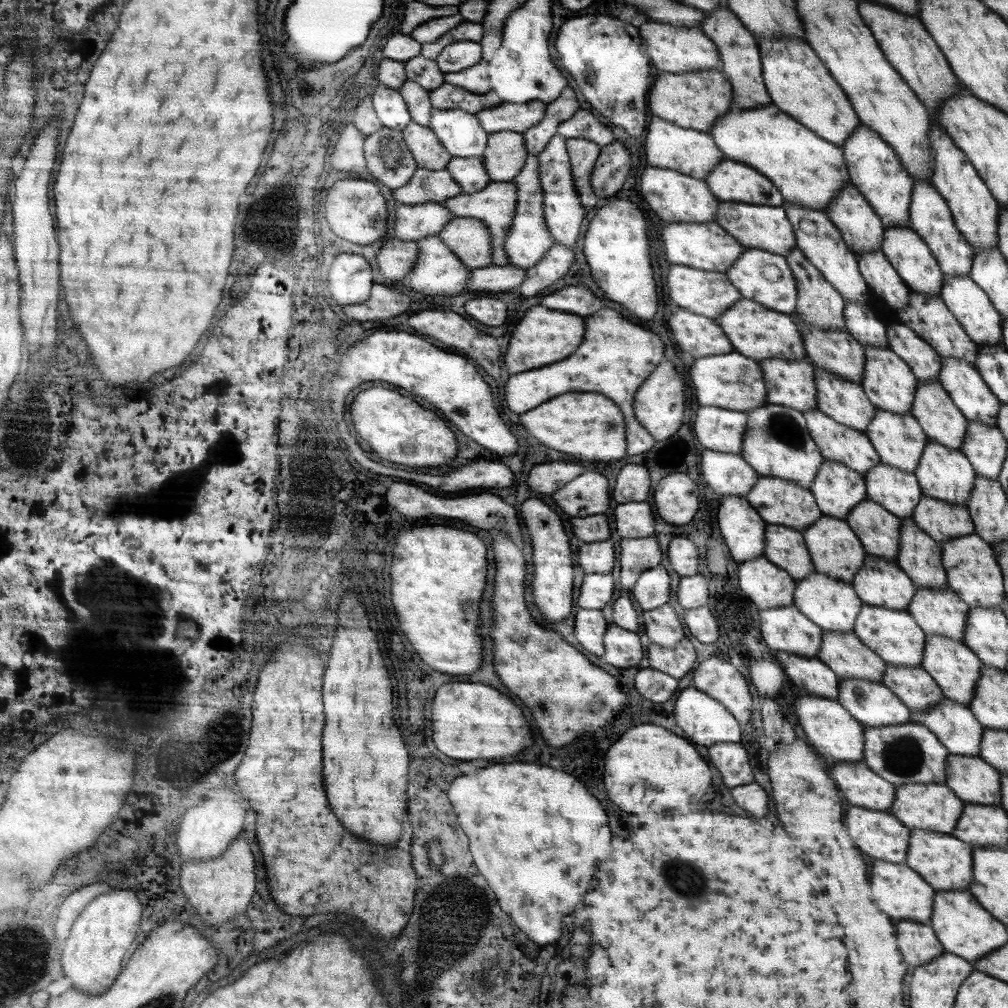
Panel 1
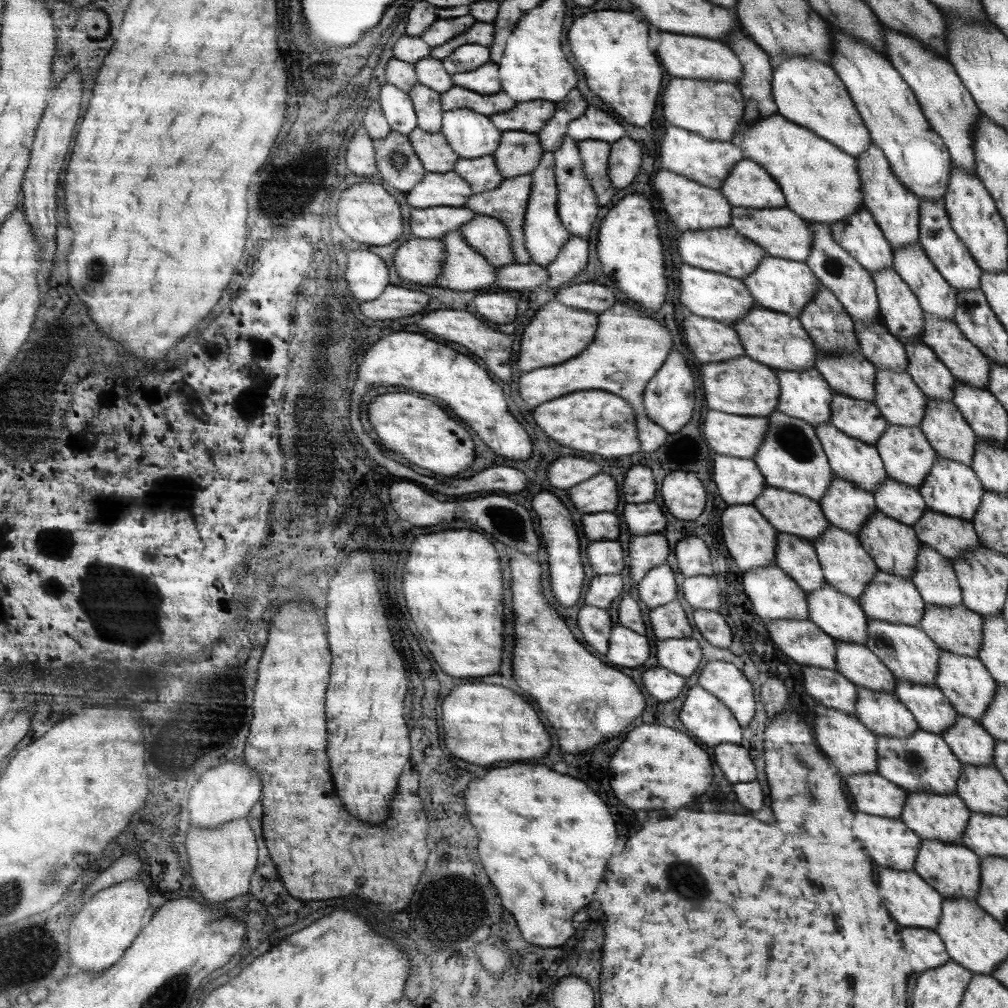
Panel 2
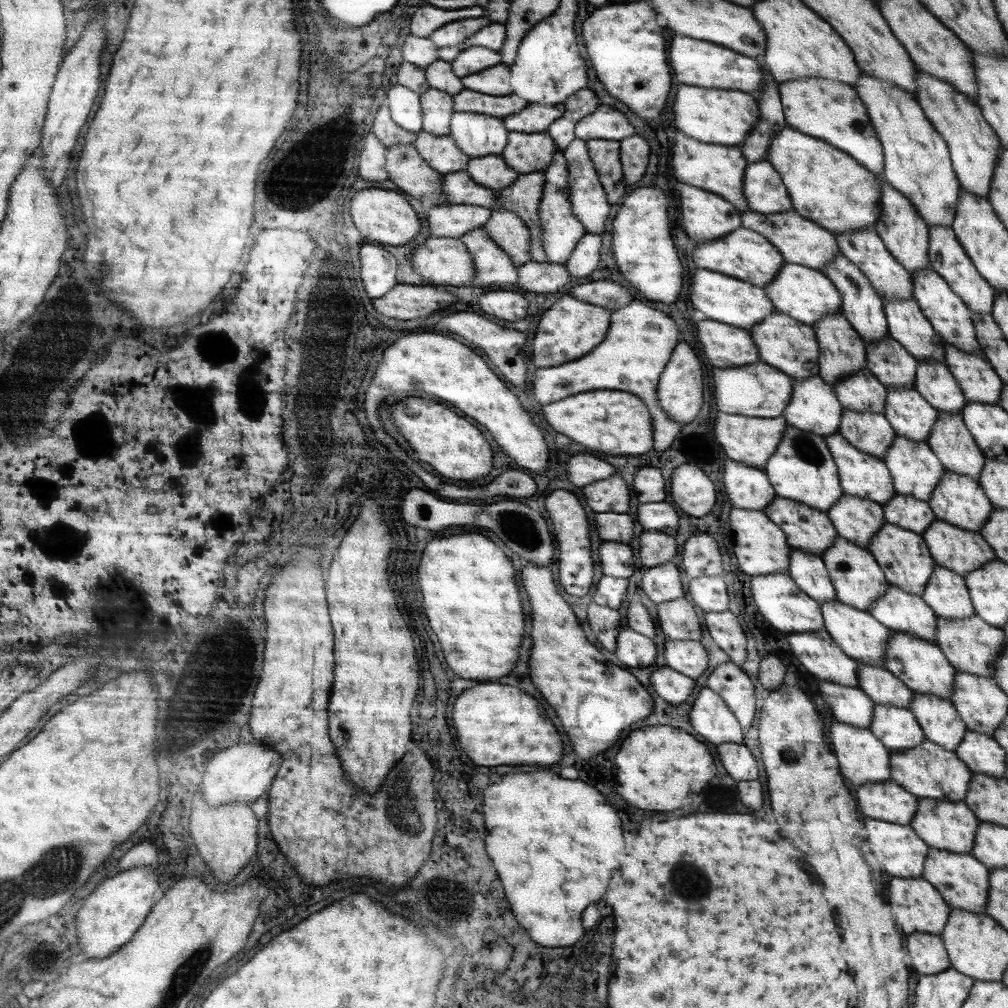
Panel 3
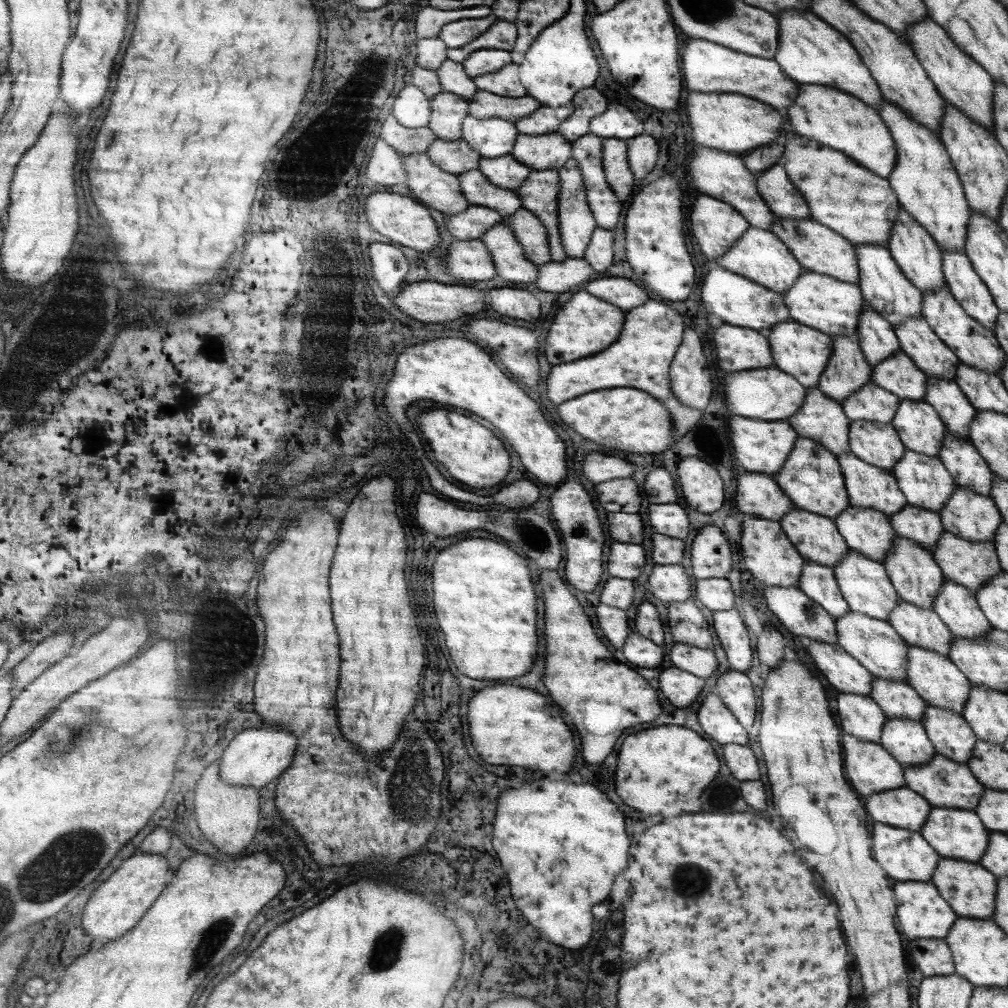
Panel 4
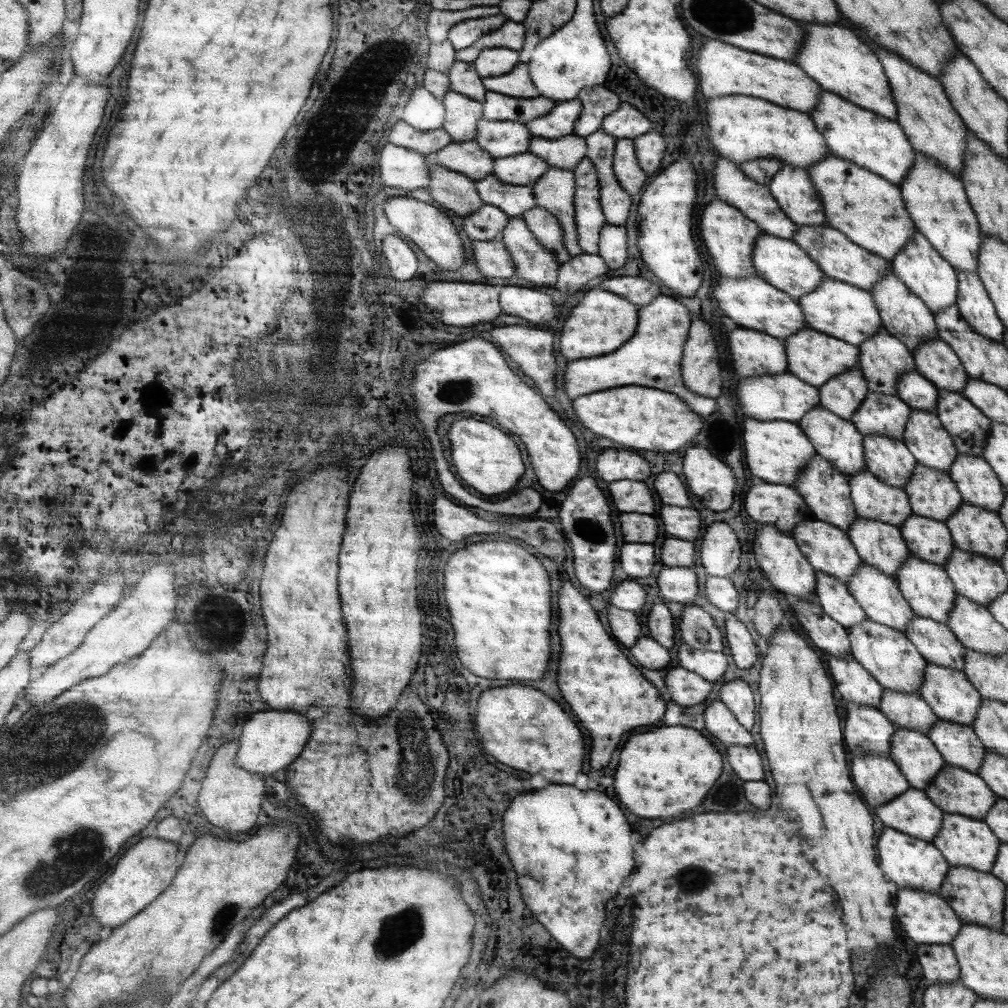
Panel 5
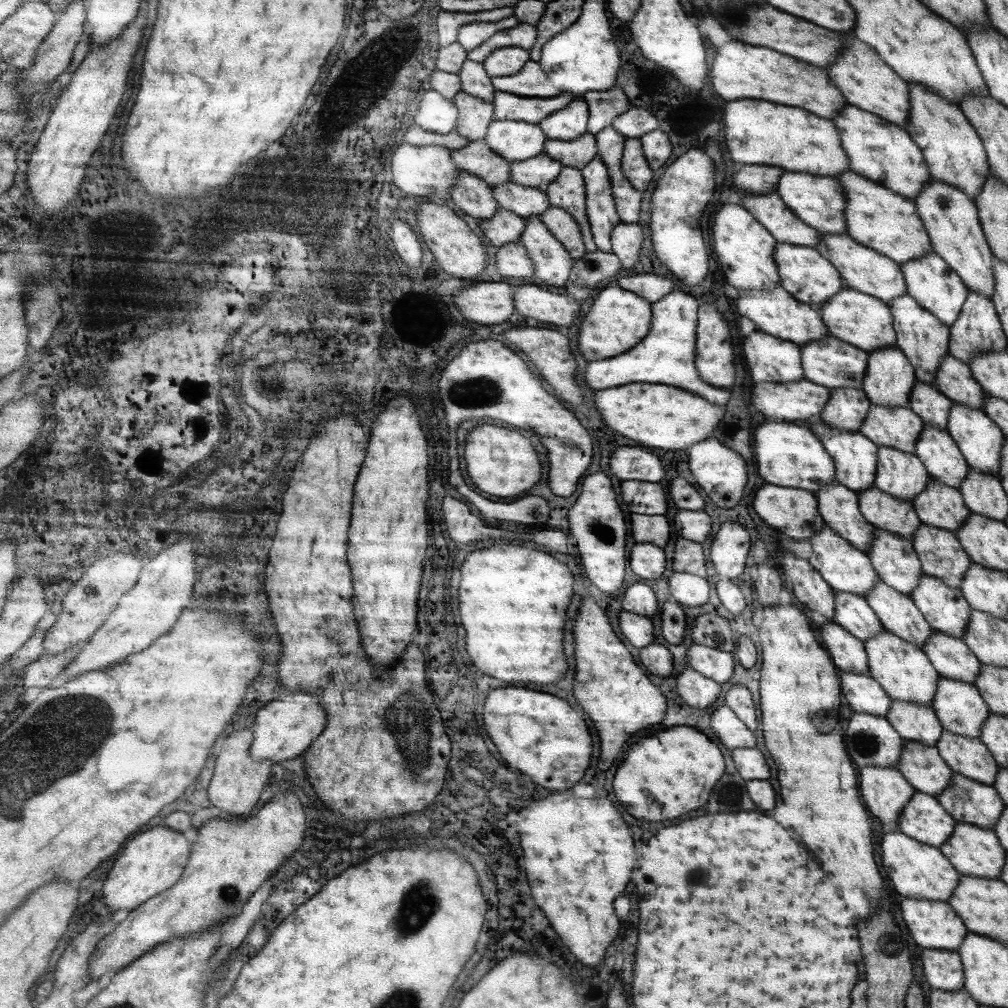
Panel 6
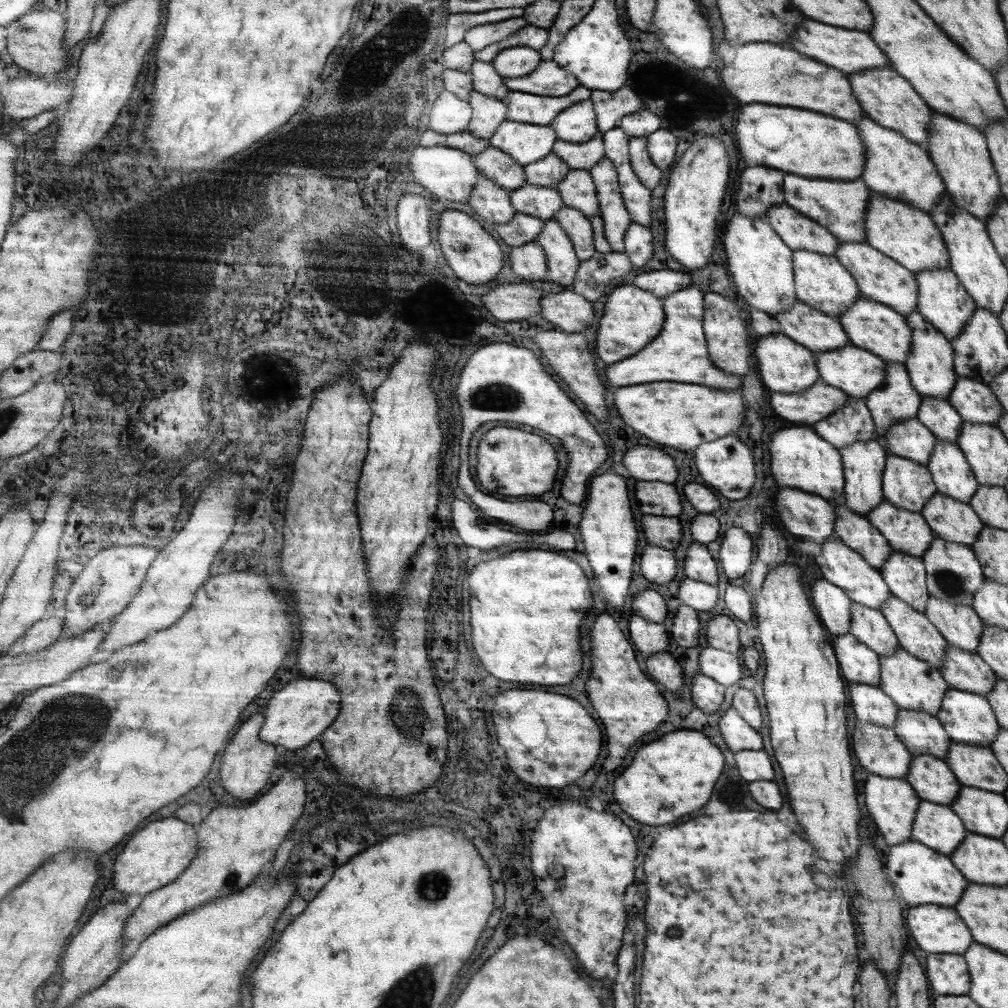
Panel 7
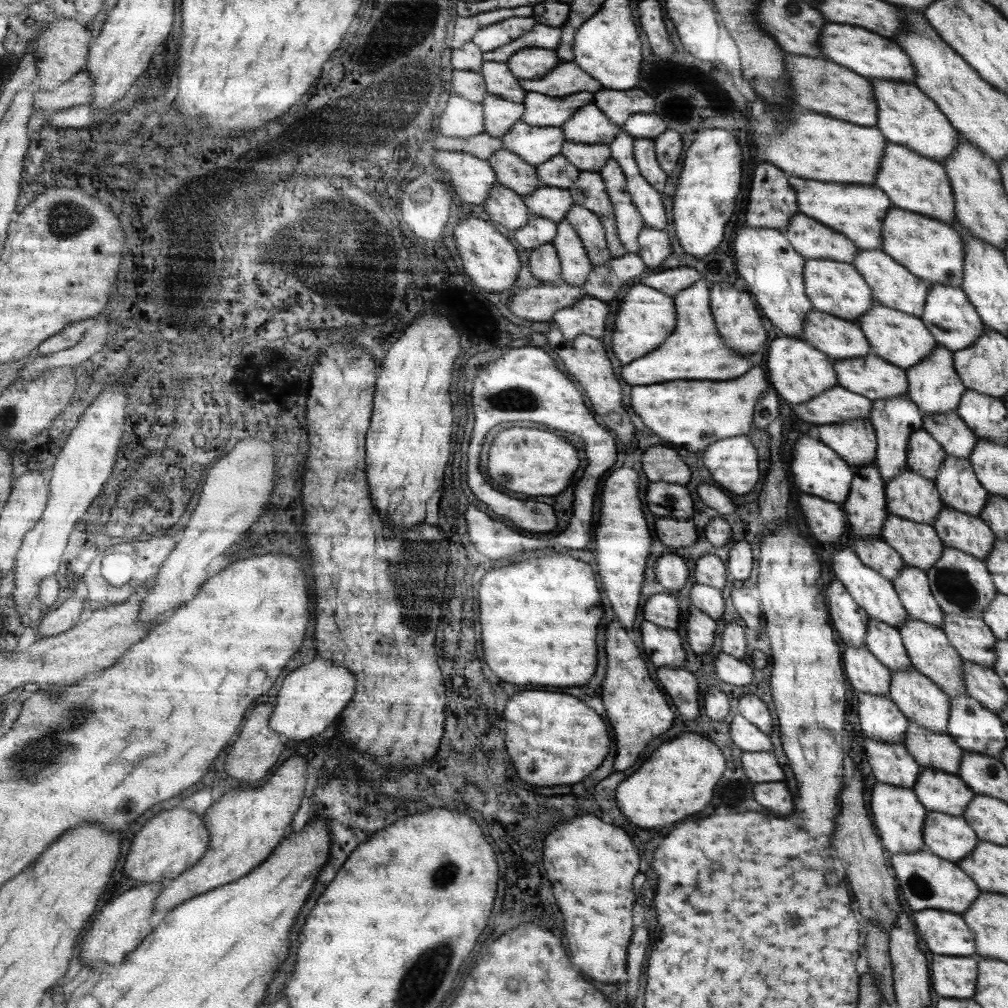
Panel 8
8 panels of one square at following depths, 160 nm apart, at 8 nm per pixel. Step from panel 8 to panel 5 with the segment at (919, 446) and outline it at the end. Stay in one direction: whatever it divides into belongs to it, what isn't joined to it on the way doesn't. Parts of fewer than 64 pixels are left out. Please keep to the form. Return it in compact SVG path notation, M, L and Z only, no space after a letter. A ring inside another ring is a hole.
M868 392L864 403L853 413L851 422L863 436L878 434L903 440L905 425L911 414L911 406L899 397Z

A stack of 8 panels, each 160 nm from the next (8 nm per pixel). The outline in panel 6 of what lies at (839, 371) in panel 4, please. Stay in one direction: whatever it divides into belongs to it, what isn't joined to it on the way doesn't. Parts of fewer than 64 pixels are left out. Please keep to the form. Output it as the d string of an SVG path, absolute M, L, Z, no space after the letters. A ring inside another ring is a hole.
M833 388L828 404L820 413L821 423L833 429L858 433L868 414L871 402L862 389Z

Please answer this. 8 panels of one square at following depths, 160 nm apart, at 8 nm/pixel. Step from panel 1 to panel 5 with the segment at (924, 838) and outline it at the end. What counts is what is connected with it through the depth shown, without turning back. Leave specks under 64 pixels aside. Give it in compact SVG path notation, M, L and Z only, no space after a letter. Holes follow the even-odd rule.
M955 866L949 868L949 880L945 880L945 884L941 884L941 892L939 896L945 896L945 900L949 900L949 904L953 904L953 912L957 912L957 916L961 916L961 921L965 920L965 924L981 924L985 928L997 928L1001 932L1003 928L1003 896L1007 886L1000 878L983 872L975 872L971 868L963 868Z

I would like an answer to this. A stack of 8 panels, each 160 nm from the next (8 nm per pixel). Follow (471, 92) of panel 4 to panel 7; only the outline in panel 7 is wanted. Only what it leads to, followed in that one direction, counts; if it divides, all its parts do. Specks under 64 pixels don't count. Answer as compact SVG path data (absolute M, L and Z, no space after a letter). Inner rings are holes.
M474 61L469 75L471 75L473 91L484 93L485 96L496 97L497 100L504 101L510 91L501 82L504 78L493 69L489 62Z

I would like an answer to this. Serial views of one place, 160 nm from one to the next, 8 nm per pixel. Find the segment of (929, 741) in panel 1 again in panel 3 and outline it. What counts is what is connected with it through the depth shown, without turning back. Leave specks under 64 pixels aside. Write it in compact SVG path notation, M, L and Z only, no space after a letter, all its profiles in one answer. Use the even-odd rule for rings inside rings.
M927 739L917 747L903 752L890 752L891 780L908 790L917 799L927 798L941 801L962 802L968 794L972 771L955 752L941 748Z

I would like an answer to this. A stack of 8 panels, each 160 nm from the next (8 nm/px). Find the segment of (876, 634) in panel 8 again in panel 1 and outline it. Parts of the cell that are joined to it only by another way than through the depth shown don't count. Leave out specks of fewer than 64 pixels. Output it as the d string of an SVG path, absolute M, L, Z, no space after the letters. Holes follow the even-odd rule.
M769 524L765 527L764 557L784 569L794 581L815 571L803 533L785 525Z

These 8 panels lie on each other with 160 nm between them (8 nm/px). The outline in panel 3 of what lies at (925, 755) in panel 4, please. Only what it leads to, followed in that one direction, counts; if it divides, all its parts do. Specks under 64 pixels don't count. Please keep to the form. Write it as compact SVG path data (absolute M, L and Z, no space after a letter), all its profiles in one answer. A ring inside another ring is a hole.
M877 704L873 707L872 723L868 728L878 737L890 752L903 752L924 742L924 733L914 714L907 708L891 704Z

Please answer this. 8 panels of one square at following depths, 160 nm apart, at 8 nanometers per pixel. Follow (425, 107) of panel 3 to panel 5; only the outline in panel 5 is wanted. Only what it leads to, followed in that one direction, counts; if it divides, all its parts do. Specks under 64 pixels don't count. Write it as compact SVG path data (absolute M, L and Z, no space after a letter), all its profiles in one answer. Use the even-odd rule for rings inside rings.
M447 92L441 100L445 107L442 128L455 142L473 141L483 104L458 92Z

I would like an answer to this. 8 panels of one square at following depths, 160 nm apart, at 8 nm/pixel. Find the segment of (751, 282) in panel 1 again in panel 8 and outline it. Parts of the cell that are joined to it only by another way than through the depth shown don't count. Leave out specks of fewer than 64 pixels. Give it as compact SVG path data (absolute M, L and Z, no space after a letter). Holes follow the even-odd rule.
M875 303L855 322L869 341L872 354L882 357L889 364L897 365L897 368L907 370L923 359L927 359L930 352L933 352L937 347L935 337L928 331L928 327L920 317L911 316L886 305Z

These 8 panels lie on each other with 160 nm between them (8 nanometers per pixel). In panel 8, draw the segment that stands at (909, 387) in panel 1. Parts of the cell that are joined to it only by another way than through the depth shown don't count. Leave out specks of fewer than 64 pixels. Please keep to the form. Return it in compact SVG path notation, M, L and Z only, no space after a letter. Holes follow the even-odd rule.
M946 455L934 480L943 506L979 517L988 500L988 491L977 480L968 460Z

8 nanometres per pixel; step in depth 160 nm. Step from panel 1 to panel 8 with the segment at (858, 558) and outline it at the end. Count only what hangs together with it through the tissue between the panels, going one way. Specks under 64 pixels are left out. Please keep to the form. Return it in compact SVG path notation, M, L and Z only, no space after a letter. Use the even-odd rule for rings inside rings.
M909 617L898 629L903 637L904 647L907 649L912 668L917 669L917 672L924 673L929 680L933 681L933 684L940 686L941 690L947 693L949 699L966 694L964 660L952 647L947 635L941 628Z

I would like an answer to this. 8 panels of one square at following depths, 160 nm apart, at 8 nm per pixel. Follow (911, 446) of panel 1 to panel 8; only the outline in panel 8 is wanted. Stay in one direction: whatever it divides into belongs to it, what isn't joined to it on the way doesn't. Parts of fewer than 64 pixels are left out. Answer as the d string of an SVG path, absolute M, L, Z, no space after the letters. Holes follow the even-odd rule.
M943 506L936 522L932 524L943 547L959 549L984 561L992 551L995 534L980 517Z

